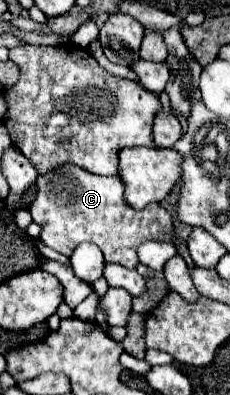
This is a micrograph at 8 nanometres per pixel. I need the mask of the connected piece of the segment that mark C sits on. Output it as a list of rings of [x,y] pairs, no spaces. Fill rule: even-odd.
[[[64,165],[54,173],[38,177],[38,193],[30,205],[30,213],[32,219],[42,227],[42,243],[46,243],[50,249],[70,257],[80,243],[92,241],[102,249],[108,263],[118,263],[128,269],[136,269],[138,265],[138,245],[144,241],[162,239],[162,231],[174,229],[172,215],[160,203],[150,203],[140,211],[128,207],[124,201],[124,183],[120,177],[92,175],[74,165]],[[64,183],[70,193],[62,191]]]

